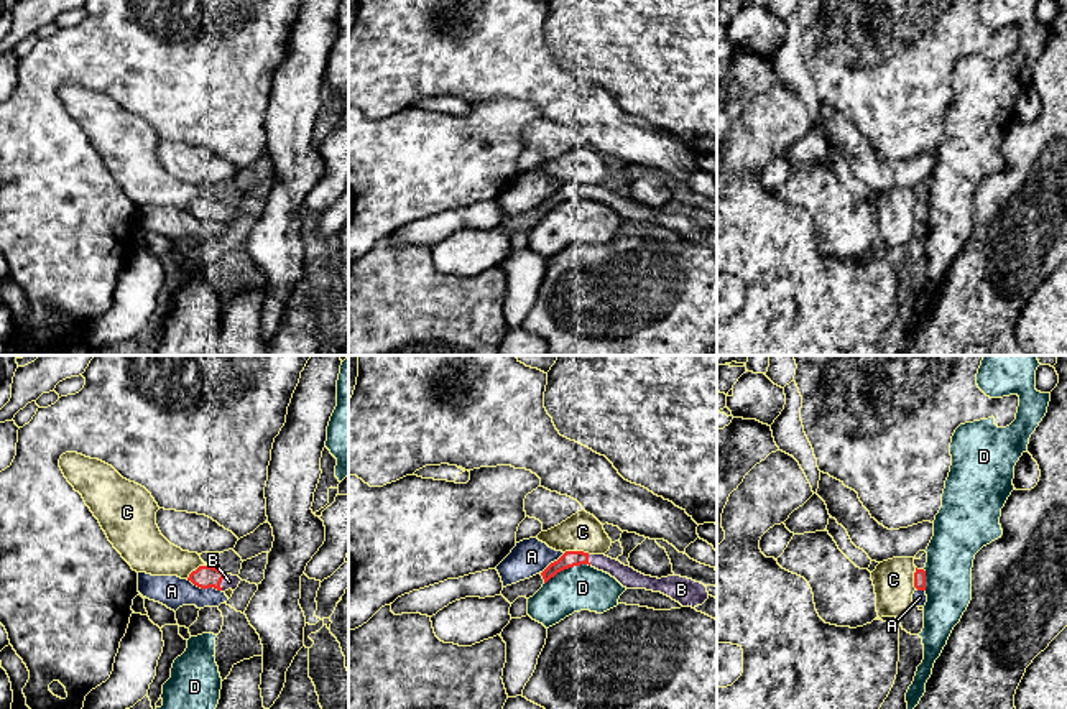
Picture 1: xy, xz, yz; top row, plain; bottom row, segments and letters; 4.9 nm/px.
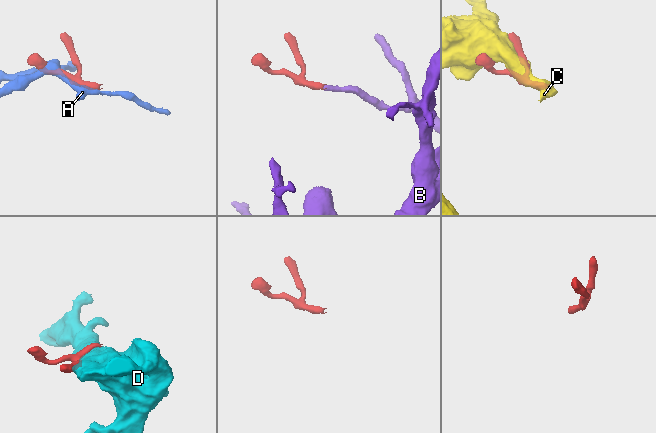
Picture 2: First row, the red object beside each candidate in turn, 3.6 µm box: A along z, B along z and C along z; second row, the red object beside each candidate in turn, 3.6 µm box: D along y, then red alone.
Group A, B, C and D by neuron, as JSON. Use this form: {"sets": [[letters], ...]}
{"sets": [["A"], ["B"], ["C"], ["D"]]}

